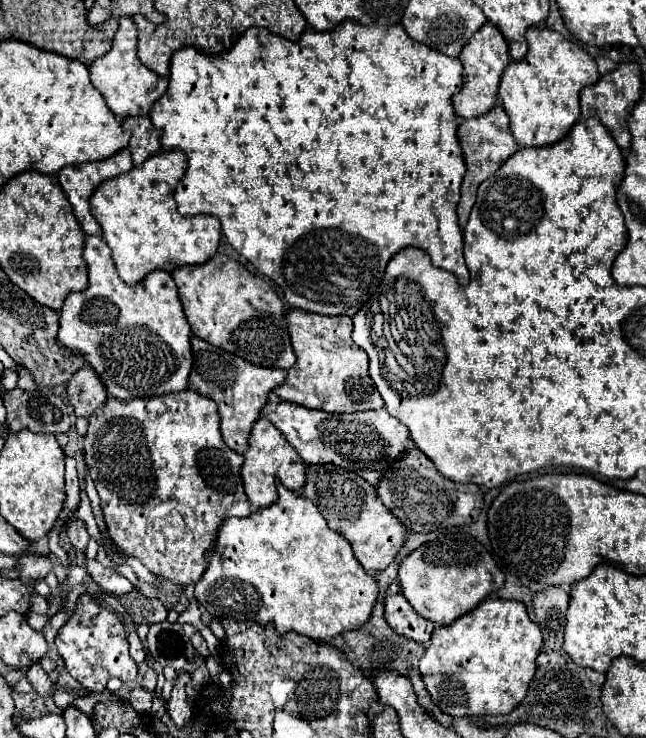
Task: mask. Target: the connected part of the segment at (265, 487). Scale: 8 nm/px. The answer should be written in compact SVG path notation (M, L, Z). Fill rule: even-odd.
M261 417L253 425L249 449L245 453L245 463L241 469L245 493L251 501L251 507L263 509L263 507L269 507L271 503L275 503L275 497L277 497L275 479L279 479L283 483L283 487L287 487L291 491L301 491L303 483L307 481L305 471L307 471L305 463L303 463L303 459L299 459L297 451L287 443L287 439L283 439L283 435L279 435L279 429L275 425L271 425L265 417Z

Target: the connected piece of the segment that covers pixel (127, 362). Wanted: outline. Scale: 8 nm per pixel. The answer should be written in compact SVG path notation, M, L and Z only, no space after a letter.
M87 237L85 253L89 267L89 287L81 293L69 293L61 309L59 341L83 355L95 369L107 391L117 399L135 399L151 395L169 395L187 389L187 377L193 367L191 355L191 327L181 307L177 285L167 271L153 271L139 285L125 285L113 265L111 251L103 237Z

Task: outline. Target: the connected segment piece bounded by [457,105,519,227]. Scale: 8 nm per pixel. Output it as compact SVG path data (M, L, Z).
M501 105L493 107L489 113L477 117L477 119L463 121L459 125L457 135L459 135L459 143L461 143L461 149L463 149L465 163L467 163L467 173L465 173L465 179L463 179L463 185L461 185L461 201L459 201L459 207L457 207L459 225L465 227L467 221L469 221L471 207L473 207L475 197L477 197L479 183L483 183L489 175L493 175L509 159L509 155L513 155L519 149L519 145L515 143L511 131L509 131L509 117L507 117L507 113Z

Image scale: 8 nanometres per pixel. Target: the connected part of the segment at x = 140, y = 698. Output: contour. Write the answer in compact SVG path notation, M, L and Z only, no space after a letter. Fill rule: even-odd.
M135 687L135 689L131 689L131 693L129 693L129 697L127 697L127 701L139 711L139 713L143 713L143 715L147 715L147 713L151 713L151 701L153 701L153 693L149 693L149 691L145 691L143 687Z

